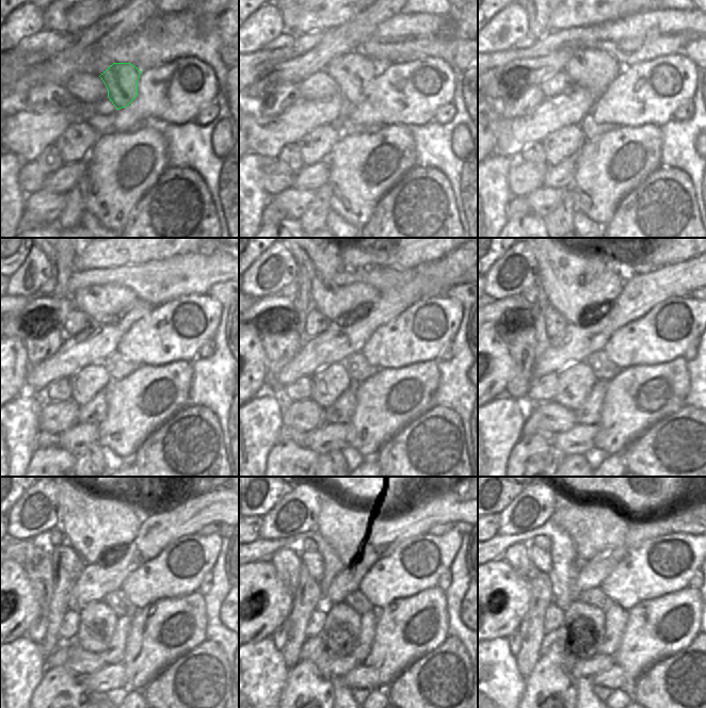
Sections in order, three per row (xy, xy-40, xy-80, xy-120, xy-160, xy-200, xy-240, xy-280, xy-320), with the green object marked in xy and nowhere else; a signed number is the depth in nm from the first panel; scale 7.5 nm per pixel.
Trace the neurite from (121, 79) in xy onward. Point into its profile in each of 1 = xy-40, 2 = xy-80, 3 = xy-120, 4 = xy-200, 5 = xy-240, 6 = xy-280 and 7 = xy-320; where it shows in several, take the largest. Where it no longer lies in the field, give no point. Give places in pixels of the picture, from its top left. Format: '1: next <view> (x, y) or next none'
1: next xy-40 (353, 71)
2: next xy-80 (593, 69)
3: next xy-120 (103, 304)
4: next xy-200 (582, 286)
5: next xy-240 (106, 524)
6: next xy-280 (348, 525)
7: next xy-320 (594, 527)

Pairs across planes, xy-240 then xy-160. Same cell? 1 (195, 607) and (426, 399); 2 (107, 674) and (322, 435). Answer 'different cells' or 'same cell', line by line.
1: same cell
2: same cell

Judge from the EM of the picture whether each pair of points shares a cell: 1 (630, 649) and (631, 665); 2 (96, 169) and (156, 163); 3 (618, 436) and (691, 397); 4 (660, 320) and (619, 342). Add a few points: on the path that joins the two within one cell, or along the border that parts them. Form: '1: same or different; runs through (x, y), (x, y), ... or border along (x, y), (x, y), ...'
1: same; runs through (631, 654), (631, 661)
2: same; runs through (111, 169), (119, 169), (132, 162), (141, 162)
3: different; border along (688, 376), (688, 391), (683, 403)
4: same; runs through (650, 331), (638, 342), (629, 342)

